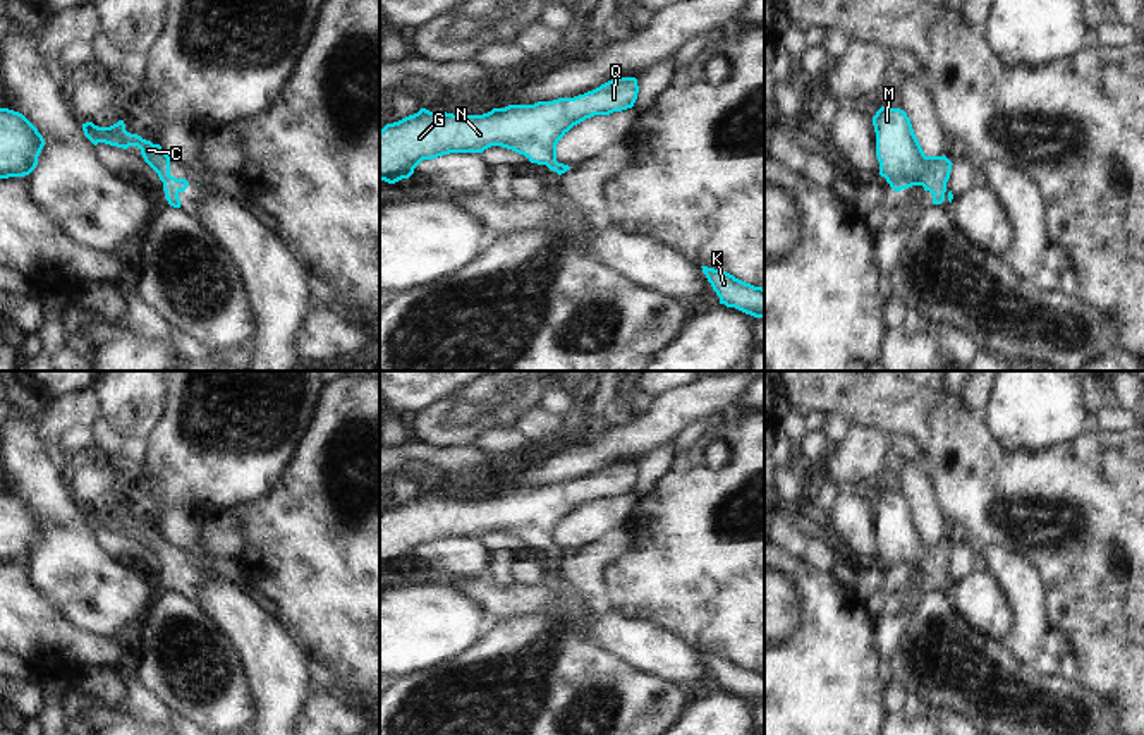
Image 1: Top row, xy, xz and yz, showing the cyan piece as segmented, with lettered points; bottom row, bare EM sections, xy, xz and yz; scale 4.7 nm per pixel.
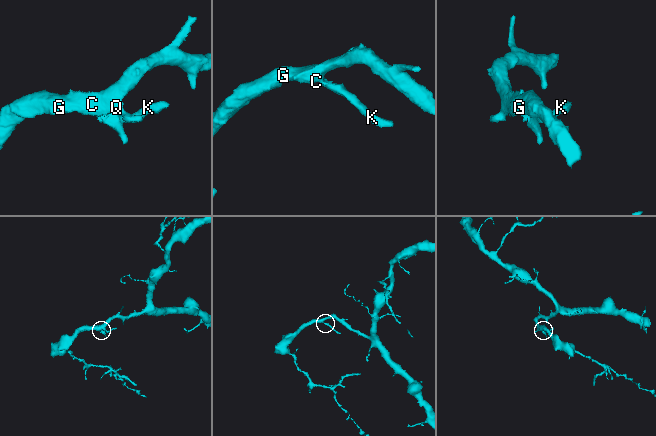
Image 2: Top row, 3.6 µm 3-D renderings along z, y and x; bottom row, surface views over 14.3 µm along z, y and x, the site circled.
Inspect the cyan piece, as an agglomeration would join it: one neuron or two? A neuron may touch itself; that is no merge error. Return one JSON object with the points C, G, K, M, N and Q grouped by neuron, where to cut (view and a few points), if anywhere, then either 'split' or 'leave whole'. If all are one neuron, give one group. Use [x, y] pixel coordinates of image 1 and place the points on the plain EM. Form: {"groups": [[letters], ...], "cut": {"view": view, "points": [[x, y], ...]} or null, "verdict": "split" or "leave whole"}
{"groups": [["C", "G", "K", "M", "N", "Q"]], "cut": null, "verdict": "leave whole"}

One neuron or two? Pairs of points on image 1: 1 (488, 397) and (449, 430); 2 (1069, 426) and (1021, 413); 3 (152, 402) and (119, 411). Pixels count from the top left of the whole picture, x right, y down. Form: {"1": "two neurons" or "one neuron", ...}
{"1": "one neuron", "2": "one neuron", "3": "one neuron"}

